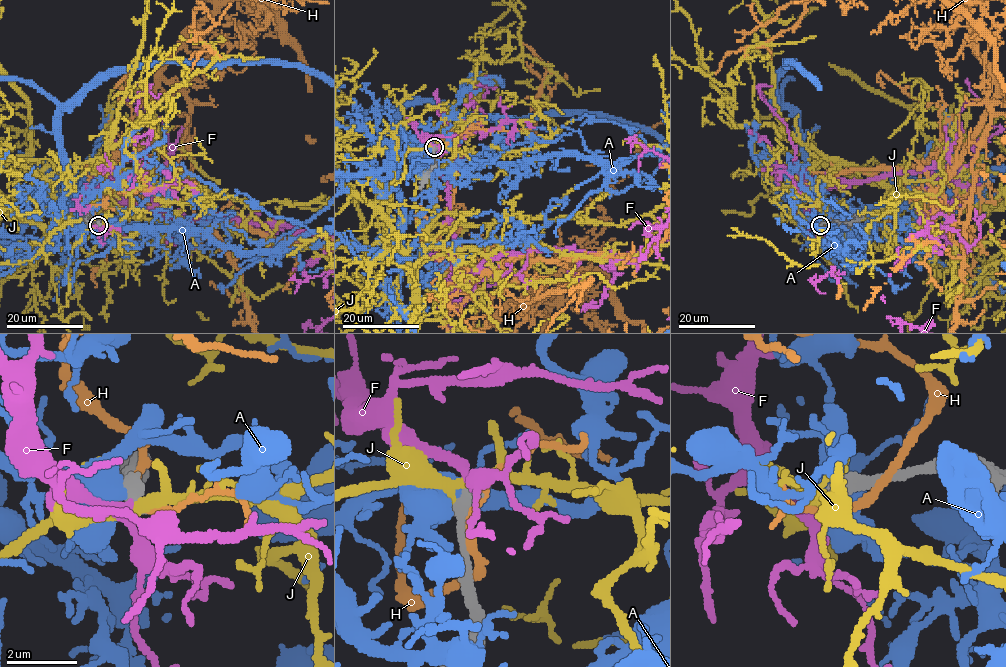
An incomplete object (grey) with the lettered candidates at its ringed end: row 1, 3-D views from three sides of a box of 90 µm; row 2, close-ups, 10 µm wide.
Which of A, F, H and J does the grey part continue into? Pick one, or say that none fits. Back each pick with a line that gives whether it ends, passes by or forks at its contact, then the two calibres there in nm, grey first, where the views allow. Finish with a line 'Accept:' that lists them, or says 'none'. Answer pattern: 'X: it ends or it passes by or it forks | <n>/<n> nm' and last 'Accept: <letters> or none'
F: it passes by | 480/220 nm
Accept: F

